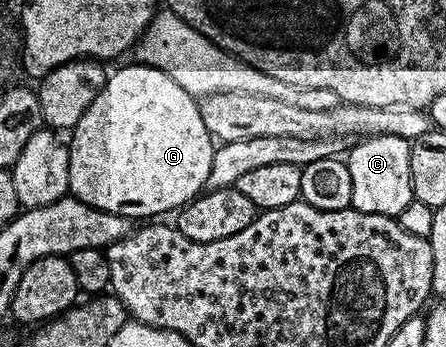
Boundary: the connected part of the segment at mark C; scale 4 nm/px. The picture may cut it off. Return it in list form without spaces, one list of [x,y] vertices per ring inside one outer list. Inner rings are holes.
[[[397,135],[363,137],[346,154],[349,179],[353,179],[353,199],[351,208],[362,213],[376,213],[386,217],[398,218],[399,213],[413,205],[411,195],[411,176],[409,175],[409,155],[411,141]]]

